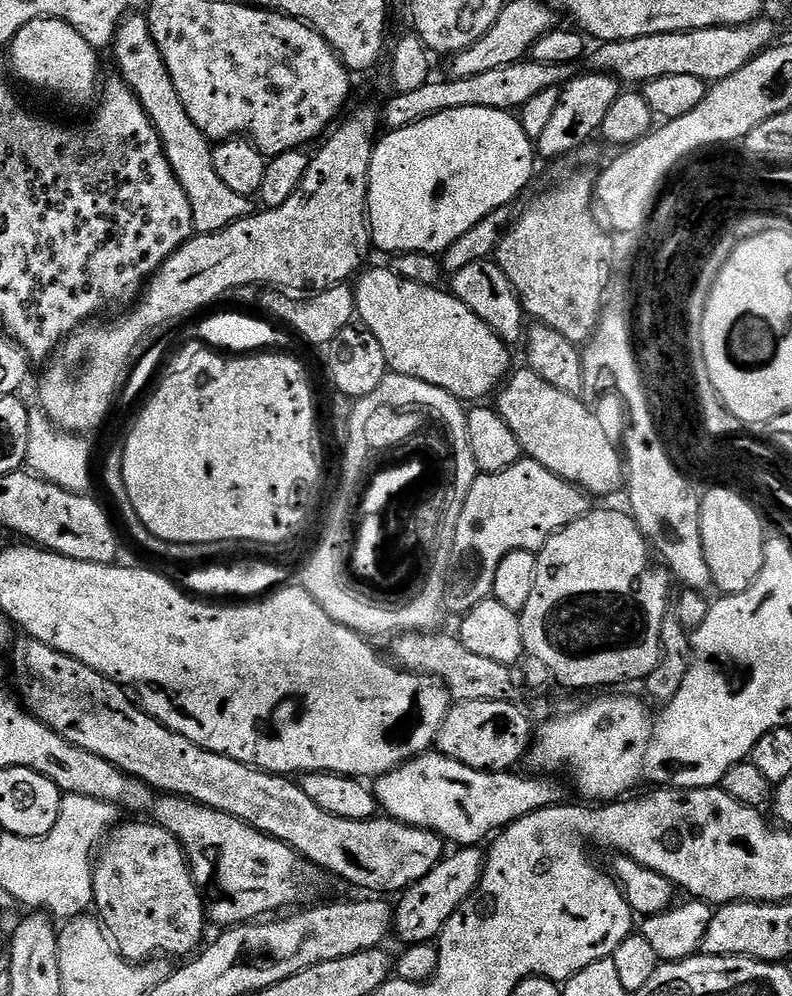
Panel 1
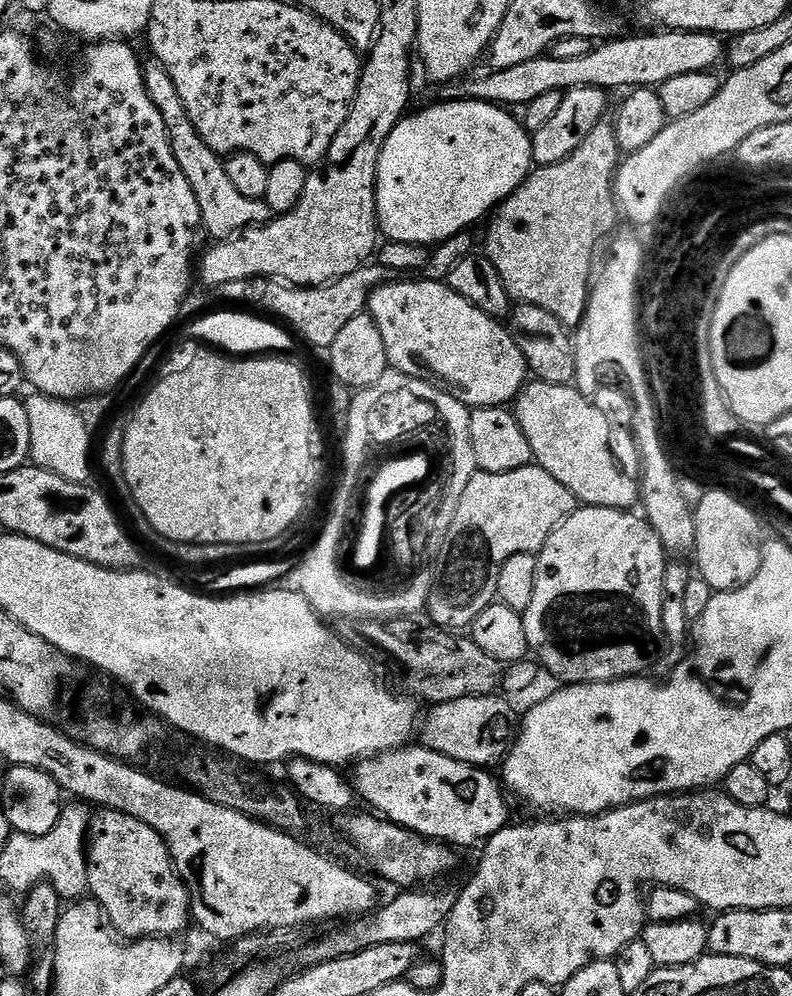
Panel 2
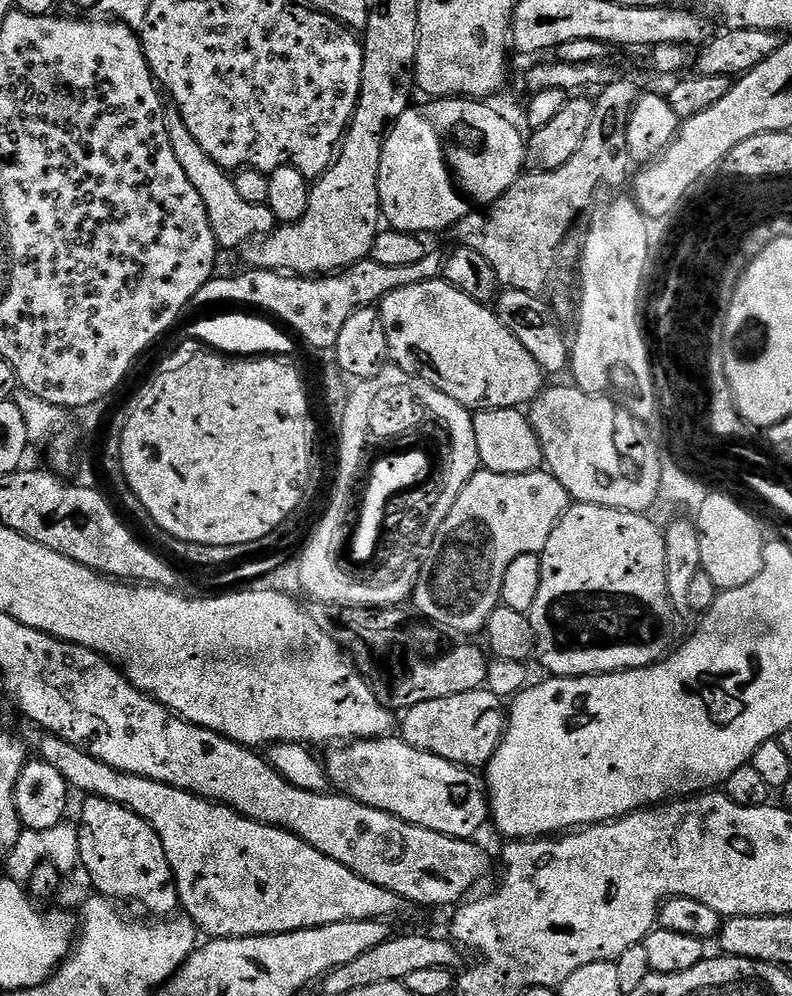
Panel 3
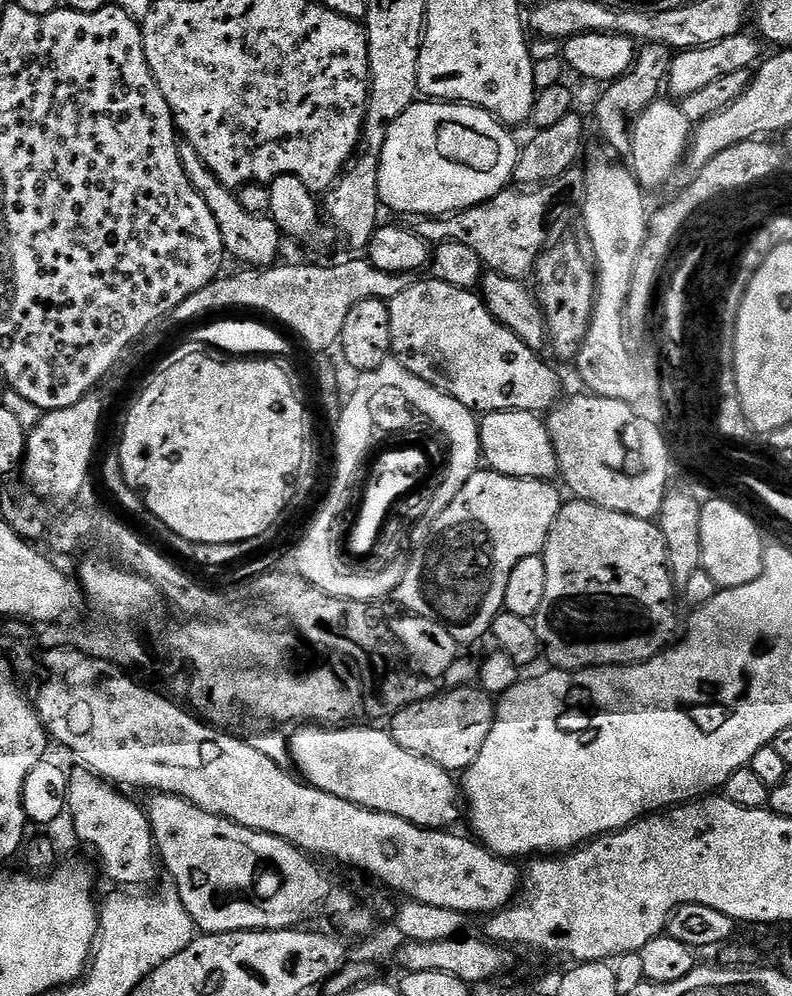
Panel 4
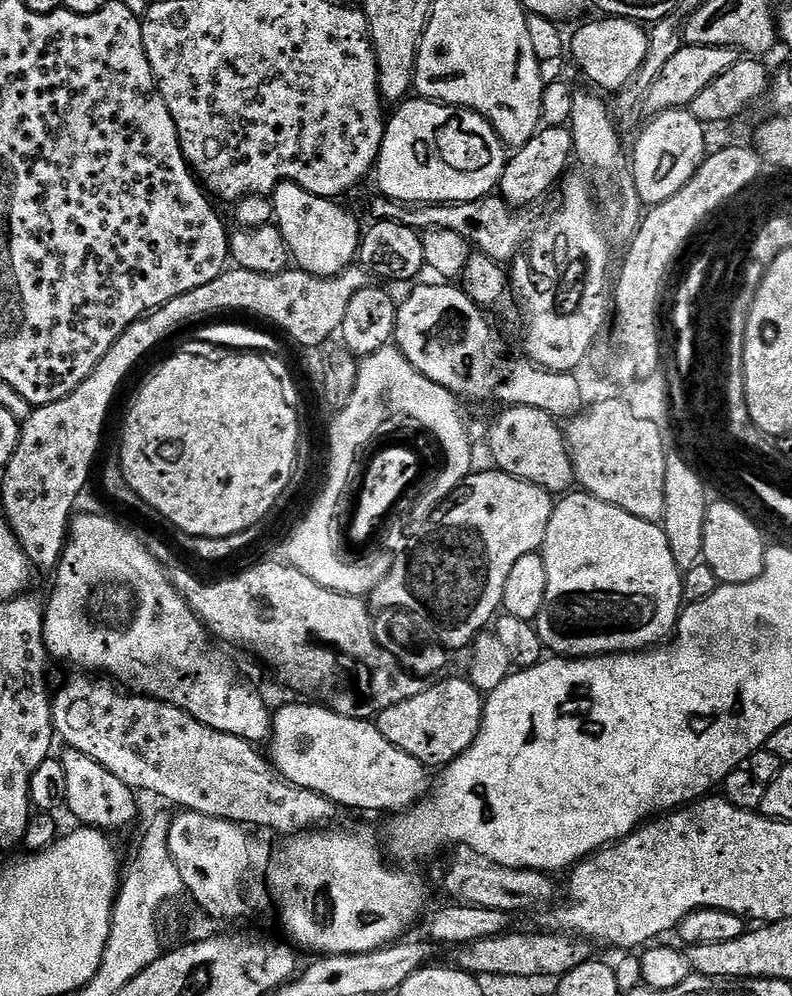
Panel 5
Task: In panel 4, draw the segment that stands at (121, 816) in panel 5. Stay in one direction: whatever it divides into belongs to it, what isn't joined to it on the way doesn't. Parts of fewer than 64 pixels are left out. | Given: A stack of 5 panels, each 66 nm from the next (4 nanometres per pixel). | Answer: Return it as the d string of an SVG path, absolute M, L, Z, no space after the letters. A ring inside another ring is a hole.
M80 766L76 773L73 771L68 781L67 807L70 816L72 812L72 828L82 843L96 851L105 874L116 886L148 884L156 876L158 860L152 824L147 811L120 792L123 791L117 785L87 767Z

